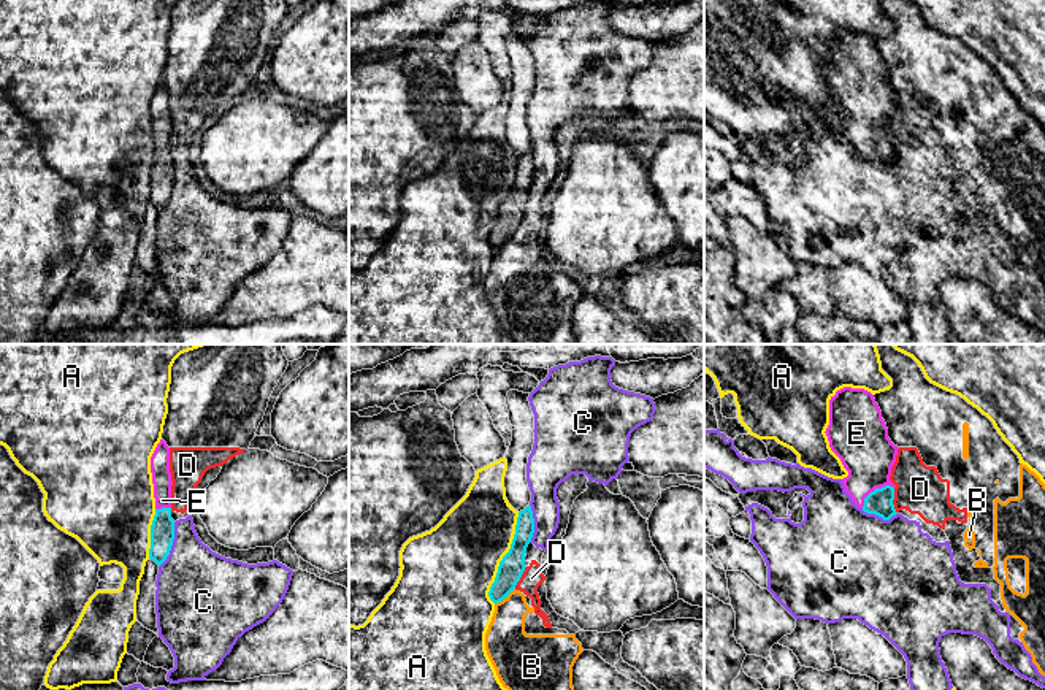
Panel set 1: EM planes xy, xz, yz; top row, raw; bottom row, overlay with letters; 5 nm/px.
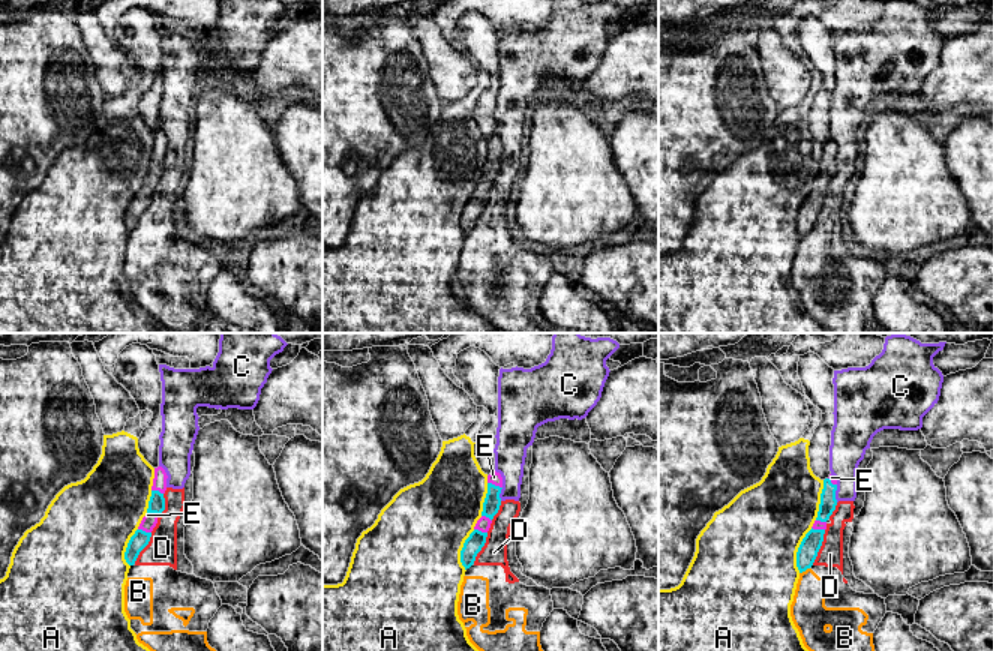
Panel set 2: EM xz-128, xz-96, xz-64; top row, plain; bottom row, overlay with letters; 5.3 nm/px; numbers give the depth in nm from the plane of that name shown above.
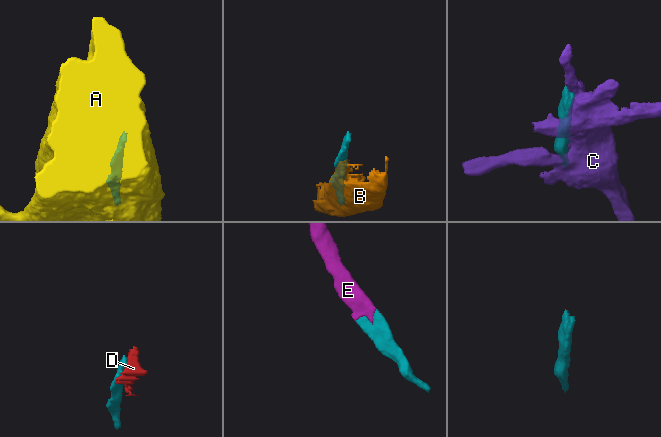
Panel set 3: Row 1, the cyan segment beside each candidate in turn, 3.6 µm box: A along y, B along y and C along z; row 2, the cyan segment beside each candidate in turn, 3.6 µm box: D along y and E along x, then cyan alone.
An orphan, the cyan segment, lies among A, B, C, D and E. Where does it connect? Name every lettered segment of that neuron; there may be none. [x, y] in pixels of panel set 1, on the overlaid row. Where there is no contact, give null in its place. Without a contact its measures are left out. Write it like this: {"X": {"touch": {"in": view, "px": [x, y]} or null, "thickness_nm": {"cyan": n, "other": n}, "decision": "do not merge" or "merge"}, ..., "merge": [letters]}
{"A": {"touch": {"in": "xz", "px": [503, 559]}, "thickness_nm": {"cyan": 130, "other": 420}, "decision": "do not merge"}, "B": {"touch": {"in": "xz", "px": [503, 598]}, "thickness_nm": {"cyan": 130, "other": 220}, "decision": "do not merge"}, "C": {"touch": {"in": "xy", "px": [172, 544]}, "thickness_nm": {"cyan": 130, "other": 400}, "decision": "do not merge"}, "D": {"touch": {"in": "yz", "px": [893, 498]}, "thickness_nm": {"cyan": 130, "other": 240}, "decision": "do not merge"}, "E": {"touch": {"in": "yz", "px": [876, 489]}, "thickness_nm": {"cyan": 130, "other": 280}, "decision": "merge"}, "merge": ["E"]}

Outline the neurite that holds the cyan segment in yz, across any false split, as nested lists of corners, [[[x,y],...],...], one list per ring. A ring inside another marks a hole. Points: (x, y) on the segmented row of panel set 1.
[[[844,387],[829,400],[826,436],[848,476],[845,492],[867,514],[883,520],[896,516],[894,484],[890,481],[898,446],[888,438],[882,411],[871,392]]]

